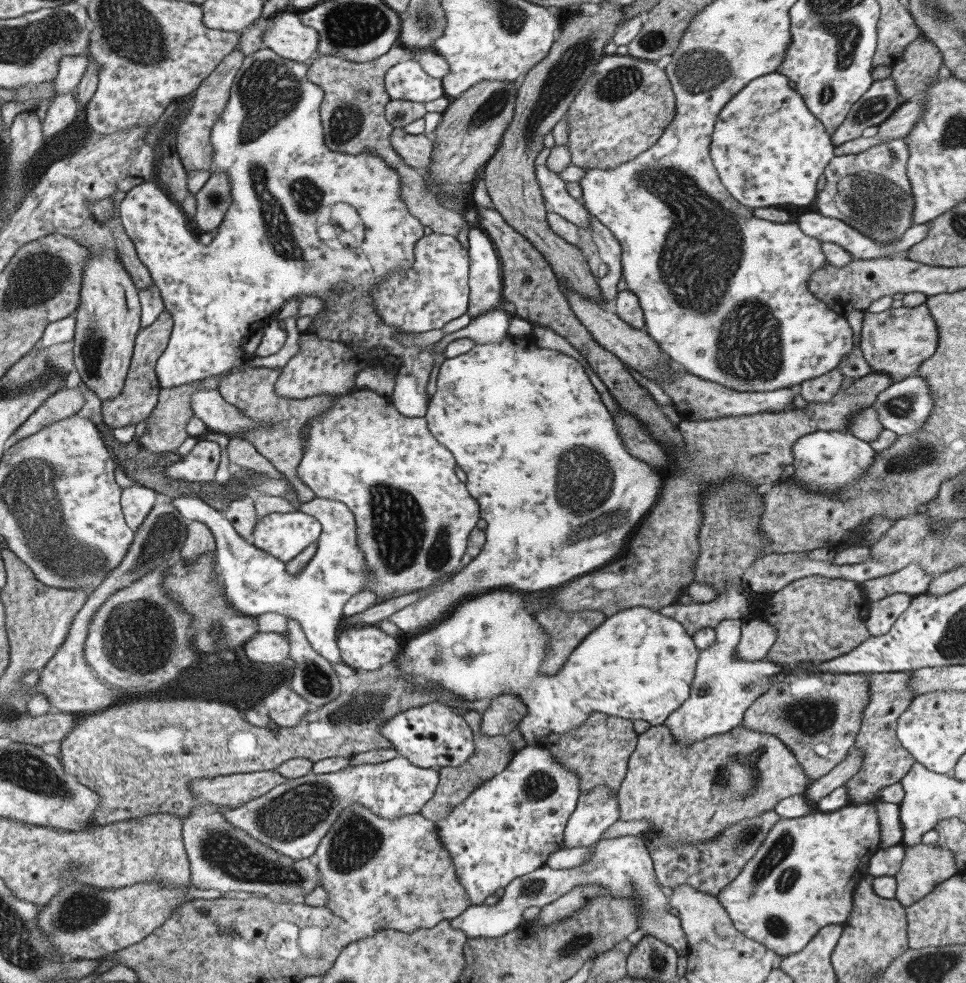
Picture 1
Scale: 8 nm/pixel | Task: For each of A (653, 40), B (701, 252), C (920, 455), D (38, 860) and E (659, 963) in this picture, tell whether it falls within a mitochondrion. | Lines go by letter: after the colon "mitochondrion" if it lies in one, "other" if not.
A: mitochondrion
B: mitochondrion
C: mitochondrion
D: other
E: mitochondrion

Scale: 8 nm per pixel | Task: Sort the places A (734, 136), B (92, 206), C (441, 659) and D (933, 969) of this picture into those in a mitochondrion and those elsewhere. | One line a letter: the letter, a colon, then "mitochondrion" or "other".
A: other
B: other
C: mitochondrion
D: mitochondrion

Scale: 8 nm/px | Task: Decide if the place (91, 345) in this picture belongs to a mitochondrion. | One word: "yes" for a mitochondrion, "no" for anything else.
yes

